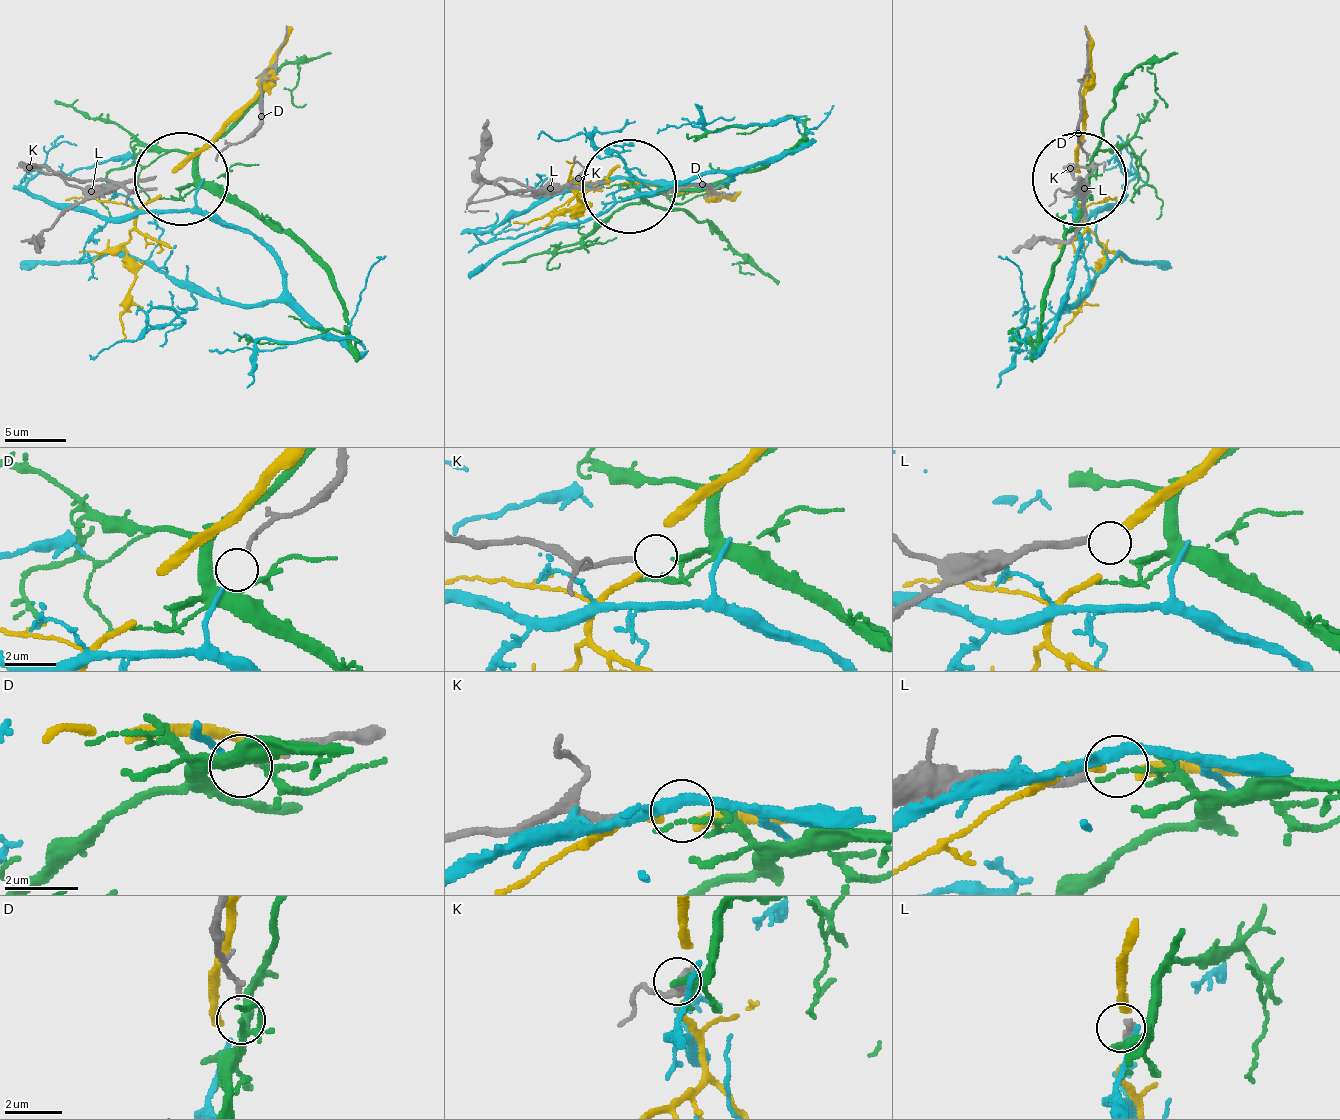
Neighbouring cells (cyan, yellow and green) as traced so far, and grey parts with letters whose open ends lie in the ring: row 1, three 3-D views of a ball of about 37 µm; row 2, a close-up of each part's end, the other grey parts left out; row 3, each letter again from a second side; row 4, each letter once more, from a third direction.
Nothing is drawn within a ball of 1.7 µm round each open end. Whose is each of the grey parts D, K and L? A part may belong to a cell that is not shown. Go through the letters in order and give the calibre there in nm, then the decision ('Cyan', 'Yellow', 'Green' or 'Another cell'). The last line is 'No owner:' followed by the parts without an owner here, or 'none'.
D: Thickness 180 nm. Cyan
K: Thickness 220 nm. Green
L: Thickness 280 nm. Yellow
No owner: none

